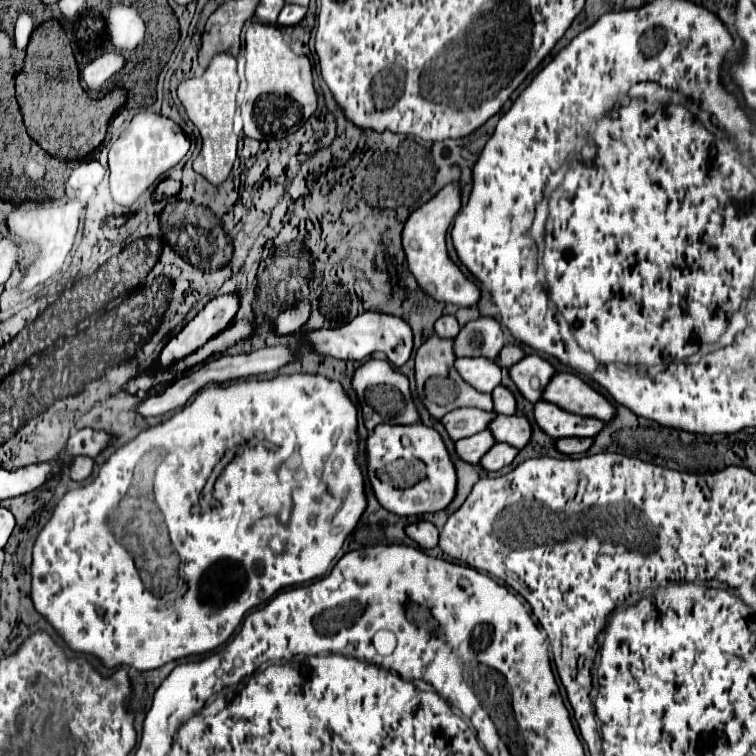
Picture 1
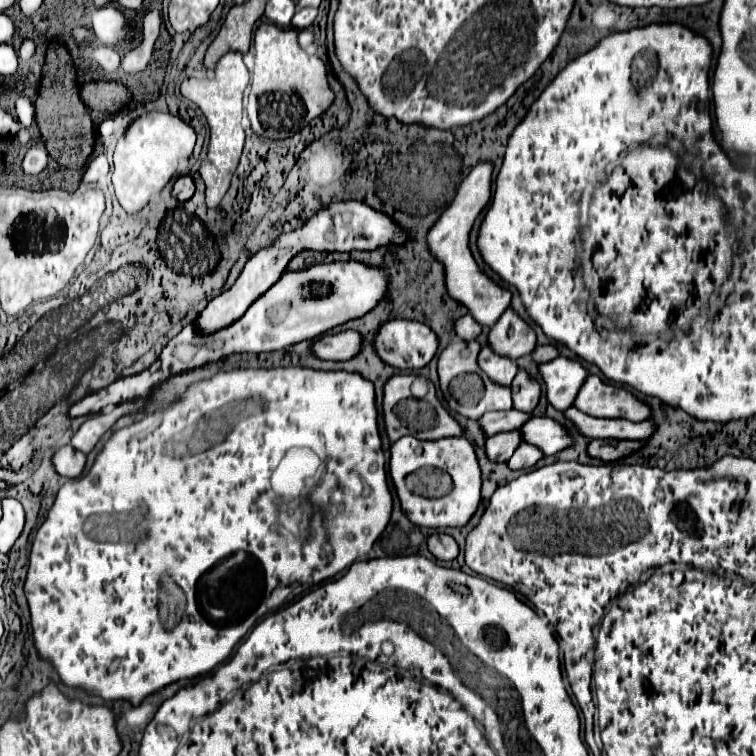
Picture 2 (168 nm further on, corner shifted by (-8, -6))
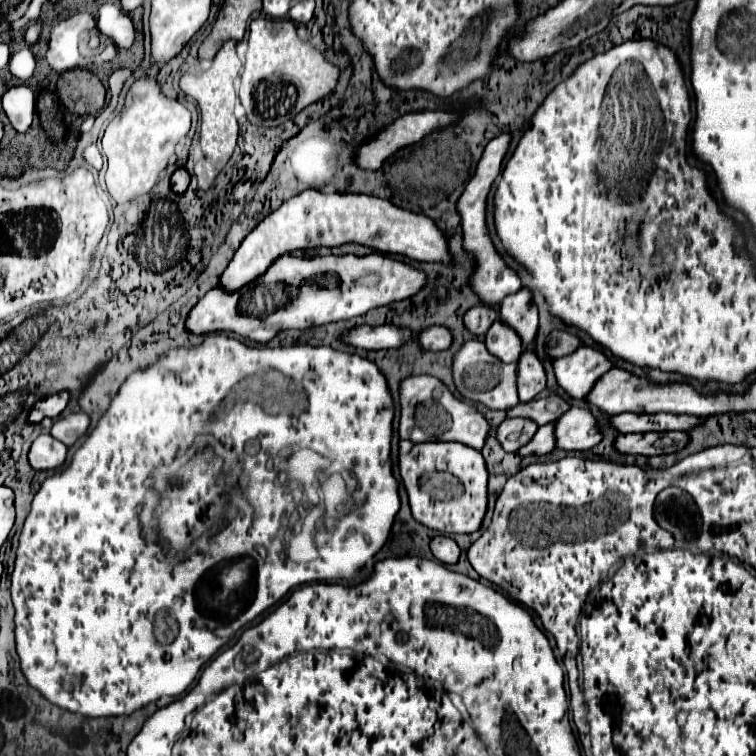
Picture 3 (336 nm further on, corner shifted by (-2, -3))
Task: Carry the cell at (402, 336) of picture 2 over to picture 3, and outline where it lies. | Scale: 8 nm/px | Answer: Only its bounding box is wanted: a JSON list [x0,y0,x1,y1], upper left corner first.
[419,327,453,351]

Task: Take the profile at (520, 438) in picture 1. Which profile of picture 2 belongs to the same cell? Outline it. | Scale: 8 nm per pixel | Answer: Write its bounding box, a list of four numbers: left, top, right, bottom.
[519,416,571,456]

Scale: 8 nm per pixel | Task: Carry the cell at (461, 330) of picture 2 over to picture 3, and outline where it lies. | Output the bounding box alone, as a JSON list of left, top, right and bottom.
[465,305,497,335]

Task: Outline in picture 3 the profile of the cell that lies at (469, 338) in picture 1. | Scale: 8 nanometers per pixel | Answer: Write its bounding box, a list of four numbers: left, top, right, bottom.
[501,287,537,345]

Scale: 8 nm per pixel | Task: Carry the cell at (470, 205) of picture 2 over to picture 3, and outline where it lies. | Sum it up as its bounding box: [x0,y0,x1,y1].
[457,133,521,305]

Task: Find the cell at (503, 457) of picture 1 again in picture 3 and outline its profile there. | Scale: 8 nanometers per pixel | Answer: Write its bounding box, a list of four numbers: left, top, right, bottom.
[519,423,555,455]

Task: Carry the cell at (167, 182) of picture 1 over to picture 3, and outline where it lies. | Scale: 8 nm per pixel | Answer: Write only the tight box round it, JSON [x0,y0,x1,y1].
[171,169,189,193]

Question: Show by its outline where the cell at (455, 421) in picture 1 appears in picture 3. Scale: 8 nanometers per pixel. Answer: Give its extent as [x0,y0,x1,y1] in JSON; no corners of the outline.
[507,395,571,425]

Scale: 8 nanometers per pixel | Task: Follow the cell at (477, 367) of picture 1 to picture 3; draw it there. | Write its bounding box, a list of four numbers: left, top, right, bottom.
[485,319,523,363]

